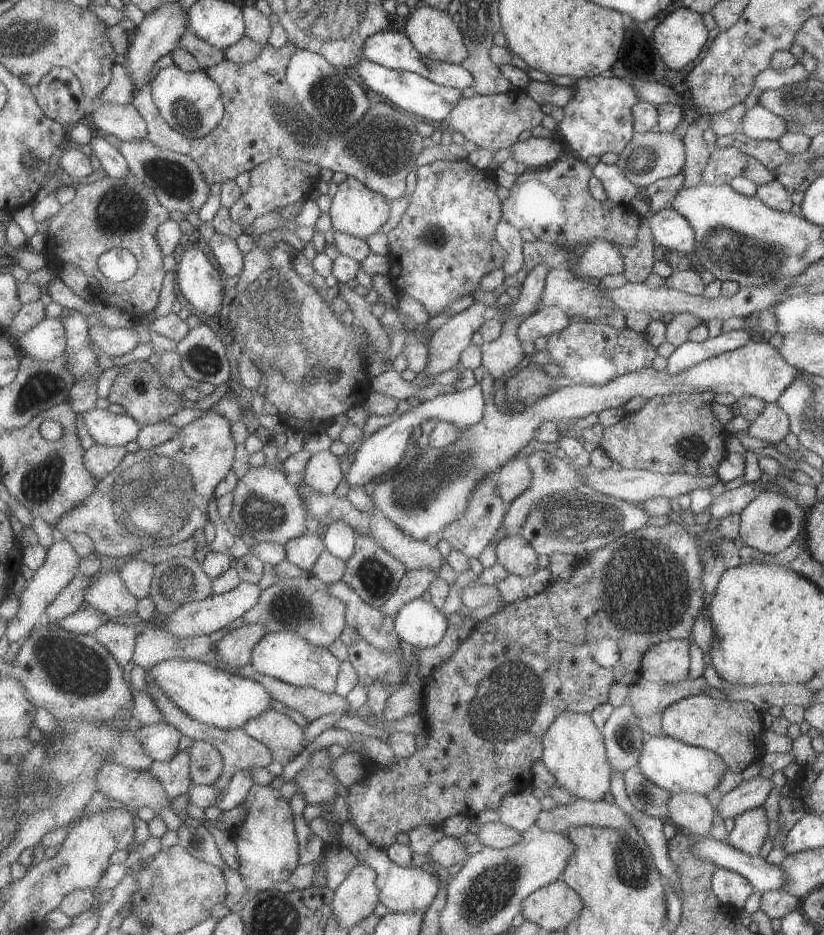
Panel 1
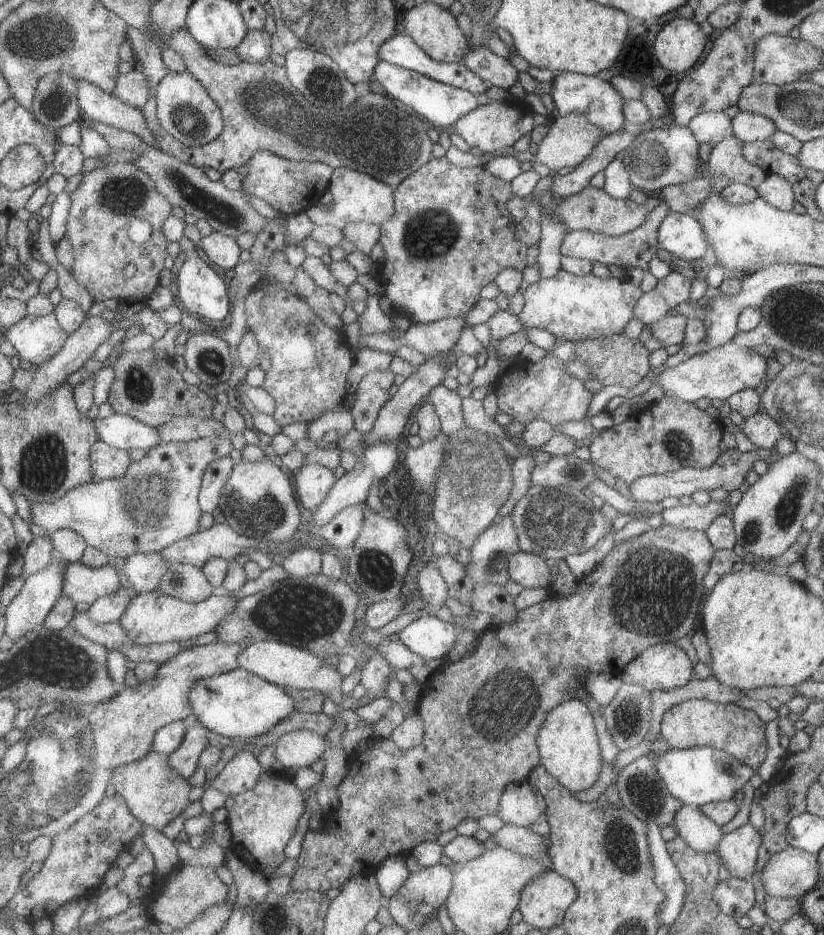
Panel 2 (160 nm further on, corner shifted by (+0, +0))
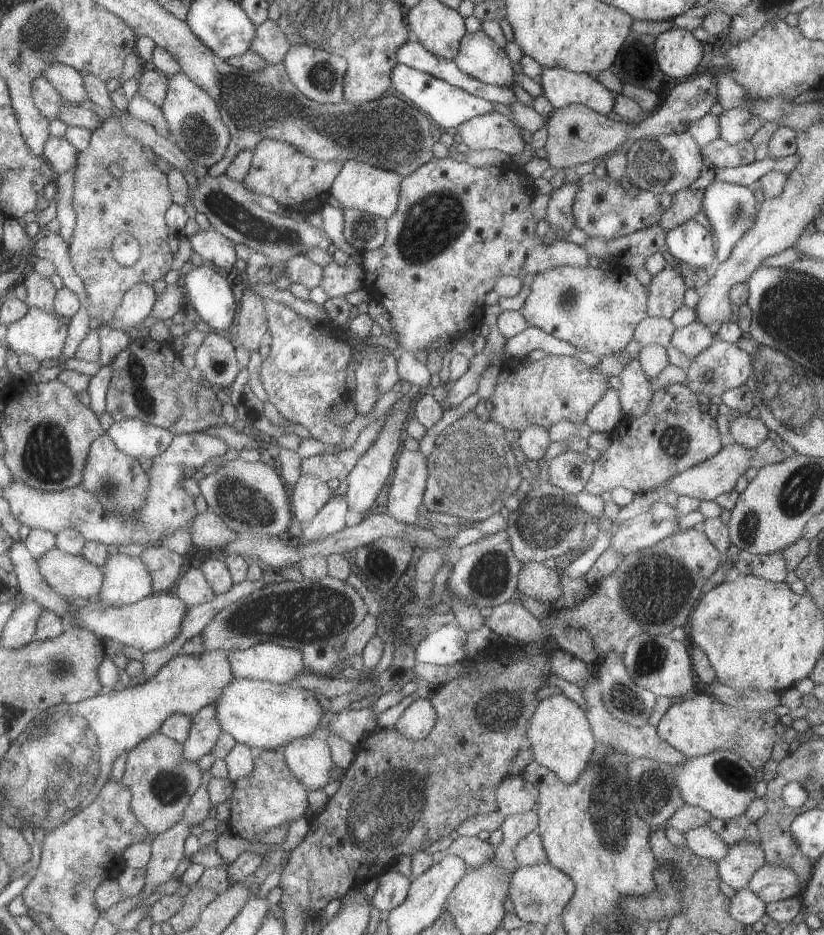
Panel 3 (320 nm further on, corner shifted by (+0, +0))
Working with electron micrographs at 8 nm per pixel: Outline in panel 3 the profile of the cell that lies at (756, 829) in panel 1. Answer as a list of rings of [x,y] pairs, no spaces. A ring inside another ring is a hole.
[[[753,843],[728,845],[726,856],[716,861],[720,880],[734,890],[747,888],[751,875],[764,864],[763,851]]]

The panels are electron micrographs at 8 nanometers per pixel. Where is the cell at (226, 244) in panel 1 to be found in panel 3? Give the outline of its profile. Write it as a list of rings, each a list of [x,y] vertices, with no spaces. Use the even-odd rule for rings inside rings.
[[[215,228],[201,231],[189,238],[194,252],[198,253],[205,264],[231,270],[237,262],[236,242],[221,234]]]

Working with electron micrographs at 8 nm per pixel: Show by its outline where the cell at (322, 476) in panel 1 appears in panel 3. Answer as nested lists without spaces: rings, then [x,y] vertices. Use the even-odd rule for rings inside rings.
[[[313,475],[301,476],[292,493],[292,511],[302,526],[309,524],[333,496],[331,486]]]

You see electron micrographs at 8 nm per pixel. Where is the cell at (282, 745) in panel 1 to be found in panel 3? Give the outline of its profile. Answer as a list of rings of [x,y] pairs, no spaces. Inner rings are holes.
[[[315,734],[310,737],[295,739],[283,749],[290,769],[309,790],[321,790],[326,787],[326,784],[329,784],[331,772],[338,764],[333,758],[332,750],[325,734]]]

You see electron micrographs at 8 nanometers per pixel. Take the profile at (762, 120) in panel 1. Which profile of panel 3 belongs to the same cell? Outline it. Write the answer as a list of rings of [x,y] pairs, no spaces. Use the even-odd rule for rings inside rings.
[[[747,107],[724,110],[716,116],[718,136],[730,145],[748,140],[762,126],[762,120],[749,112]]]

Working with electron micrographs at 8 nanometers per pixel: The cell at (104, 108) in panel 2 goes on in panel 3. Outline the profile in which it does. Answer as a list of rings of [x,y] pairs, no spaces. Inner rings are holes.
[[[59,61],[52,62],[52,65],[45,67],[44,74],[41,75],[45,75],[45,78],[53,83],[69,104],[86,105],[90,102],[82,72],[75,67]]]

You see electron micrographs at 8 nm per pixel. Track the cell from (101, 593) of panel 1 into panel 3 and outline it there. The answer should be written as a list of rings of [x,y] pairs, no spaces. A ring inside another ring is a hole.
[[[56,546],[42,556],[38,563],[48,583],[69,600],[97,599],[102,591],[104,570],[82,554],[72,555]]]

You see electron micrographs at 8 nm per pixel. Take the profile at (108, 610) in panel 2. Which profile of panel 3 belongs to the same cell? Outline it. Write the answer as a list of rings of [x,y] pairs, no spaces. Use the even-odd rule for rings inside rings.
[[[113,549],[102,569],[105,580],[97,599],[104,603],[130,605],[155,593],[153,575],[140,555],[129,556]]]

